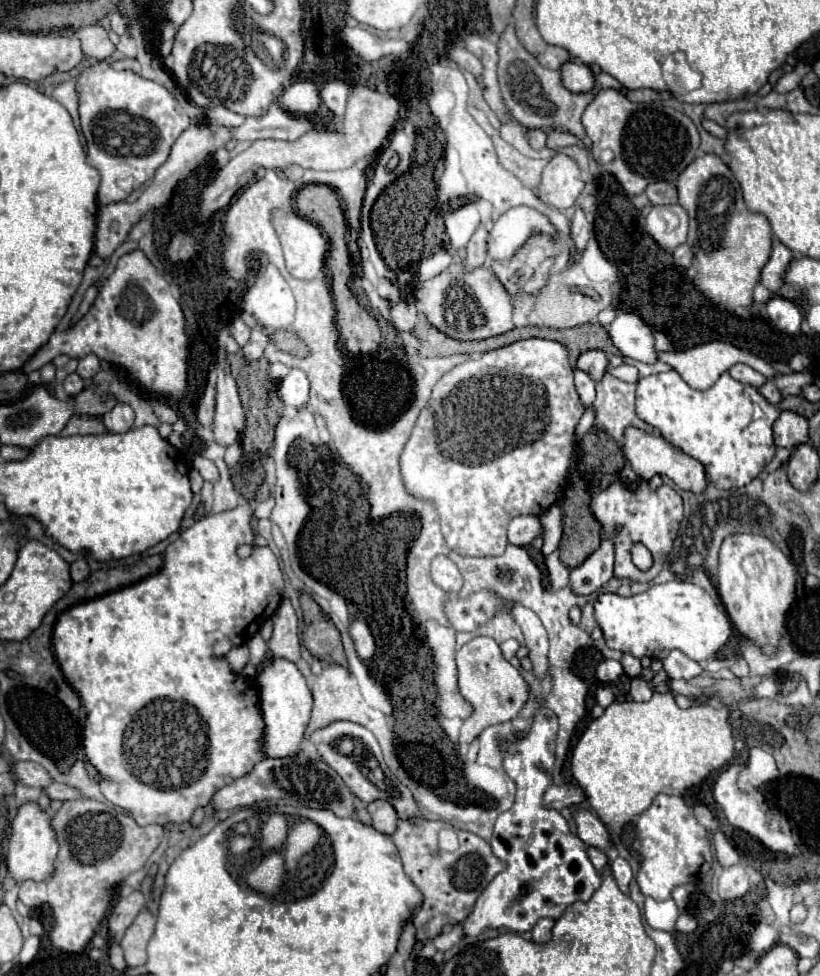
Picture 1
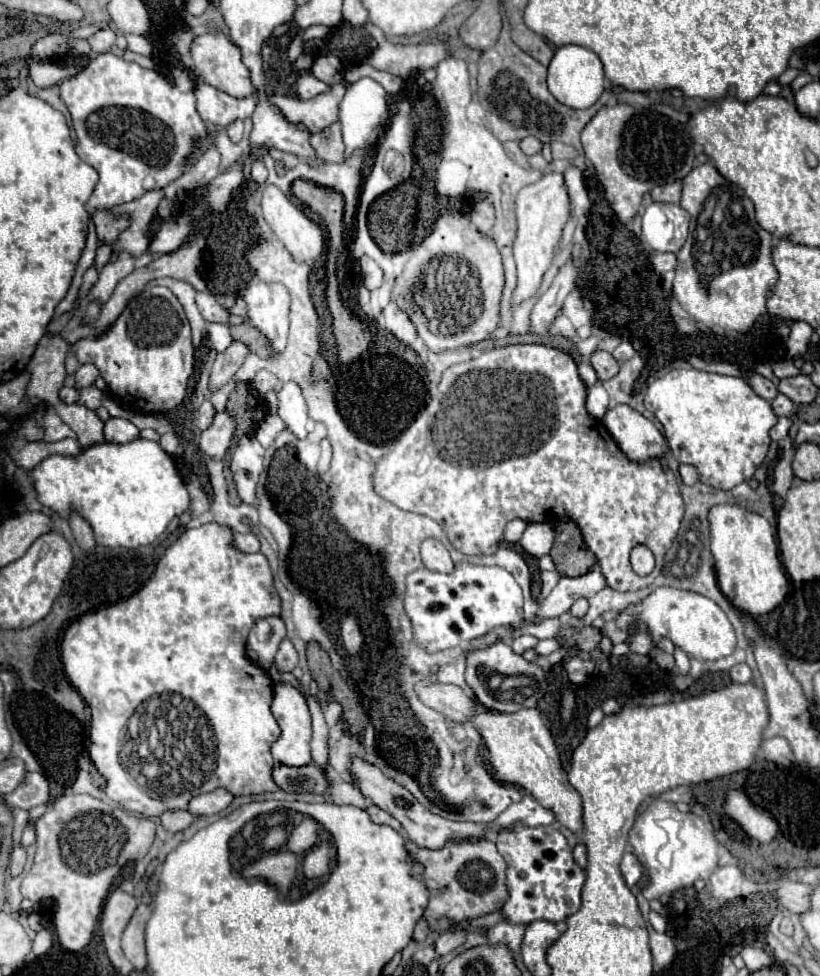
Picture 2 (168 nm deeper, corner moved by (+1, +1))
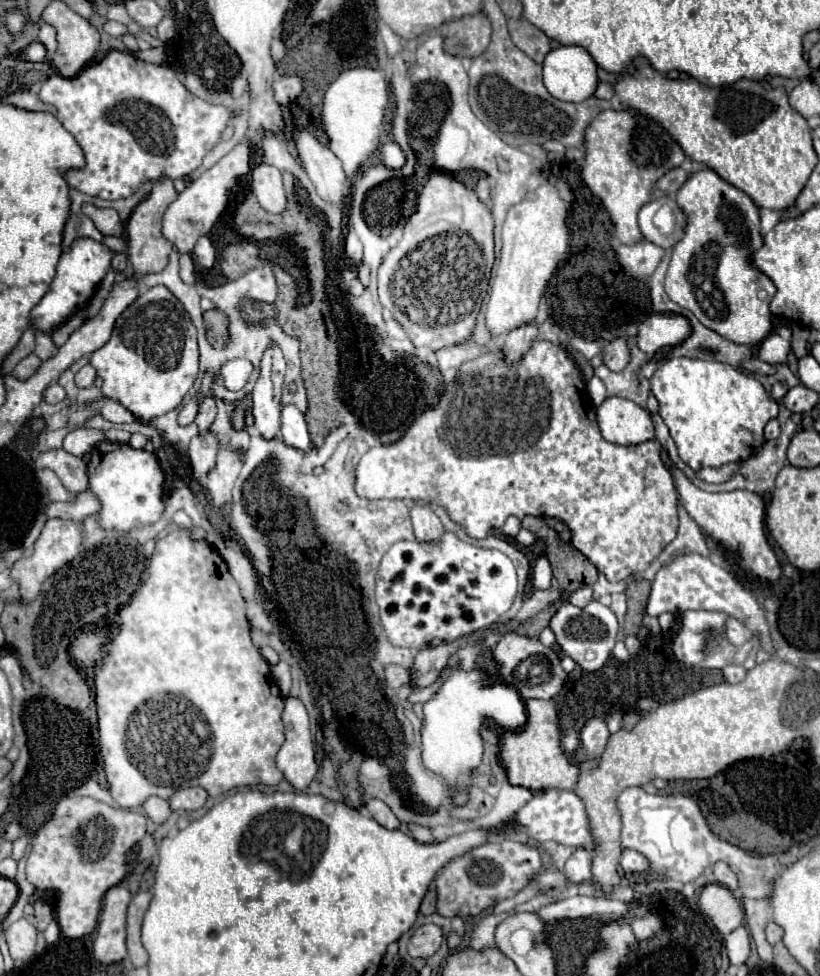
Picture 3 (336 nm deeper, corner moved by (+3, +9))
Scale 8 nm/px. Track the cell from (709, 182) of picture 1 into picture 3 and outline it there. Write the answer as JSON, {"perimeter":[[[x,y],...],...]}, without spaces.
{"perimeter":[[[700,170],[692,174],[678,190],[676,202],[684,214],[688,214],[688,226],[684,228],[684,238],[676,242],[672,252],[666,272],[666,294],[670,300],[690,310],[706,328],[718,332],[726,340],[746,346],[760,344],[772,330],[772,314],[768,306],[772,294],[776,294],[776,286],[772,286],[772,280],[766,274],[760,274],[760,270],[752,268],[748,258],[764,244],[760,234],[760,212],[756,204],[742,190],[724,182],[714,170]]]}

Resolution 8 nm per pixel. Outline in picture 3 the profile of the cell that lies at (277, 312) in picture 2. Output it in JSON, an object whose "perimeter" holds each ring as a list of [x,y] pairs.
{"perimeter":[[[274,346],[266,350],[260,364],[260,378],[252,392],[252,416],[254,428],[264,440],[280,436],[280,412],[282,412],[282,380],[284,380],[284,358]]]}

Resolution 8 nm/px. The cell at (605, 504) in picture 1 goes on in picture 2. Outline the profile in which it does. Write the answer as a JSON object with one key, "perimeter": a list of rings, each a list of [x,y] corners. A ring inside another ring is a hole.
{"perimeter":[[[514,344],[514,346],[484,350],[480,356],[476,356],[468,362],[462,362],[462,364],[454,364],[442,374],[442,380],[438,384],[434,402],[418,412],[416,420],[402,432],[402,436],[398,440],[398,446],[392,452],[388,452],[386,456],[382,456],[380,462],[376,464],[376,472],[374,472],[376,492],[380,496],[384,496],[386,500],[390,500],[392,504],[396,504],[398,508],[402,508],[402,510],[424,514],[424,516],[430,516],[432,520],[436,520],[442,526],[442,530],[446,532],[452,546],[456,550],[464,552],[464,554],[494,554],[498,550],[500,542],[502,542],[506,524],[514,518],[522,518],[526,522],[550,522],[550,520],[558,520],[558,518],[564,518],[564,516],[572,518],[580,526],[586,546],[596,554],[596,558],[602,566],[602,574],[606,578],[606,584],[614,590],[620,590],[620,592],[640,590],[640,588],[652,584],[654,578],[660,574],[660,570],[664,566],[666,550],[670,548],[672,540],[676,538],[678,528],[680,528],[680,520],[682,520],[682,514],[684,514],[682,494],[680,494],[678,482],[672,476],[672,472],[664,470],[658,460],[650,460],[646,464],[630,462],[622,454],[622,450],[616,446],[616,442],[610,438],[608,430],[604,426],[598,426],[598,420],[594,420],[586,412],[584,402],[586,402],[586,386],[578,376],[574,360],[566,352],[544,346],[544,344]],[[544,380],[550,384],[550,386],[546,386],[546,390],[550,390],[548,396],[542,394],[544,392],[544,386],[542,386]],[[636,544],[644,544],[644,546],[652,548],[652,552],[656,556],[654,572],[644,576],[644,578],[634,574],[634,570],[630,566],[630,550]]]}

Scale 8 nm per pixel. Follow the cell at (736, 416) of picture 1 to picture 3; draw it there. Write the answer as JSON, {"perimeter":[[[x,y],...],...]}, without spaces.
{"perimeter":[[[670,358],[650,378],[652,394],[658,400],[658,414],[670,428],[670,436],[676,442],[680,458],[692,468],[700,470],[706,466],[718,468],[728,462],[746,462],[764,444],[764,426],[768,420],[778,416],[776,400],[764,390],[764,386],[752,376],[738,368],[722,362],[706,362],[698,358]]]}

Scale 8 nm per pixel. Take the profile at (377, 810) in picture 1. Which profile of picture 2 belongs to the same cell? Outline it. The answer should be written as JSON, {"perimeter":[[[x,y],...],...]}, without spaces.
{"perimeter":[[[368,806],[368,814],[370,814],[370,818],[376,822],[376,824],[388,824],[388,826],[392,826],[394,830],[402,830],[402,826],[388,814],[388,812],[384,812],[382,808],[378,808],[378,806]]]}

